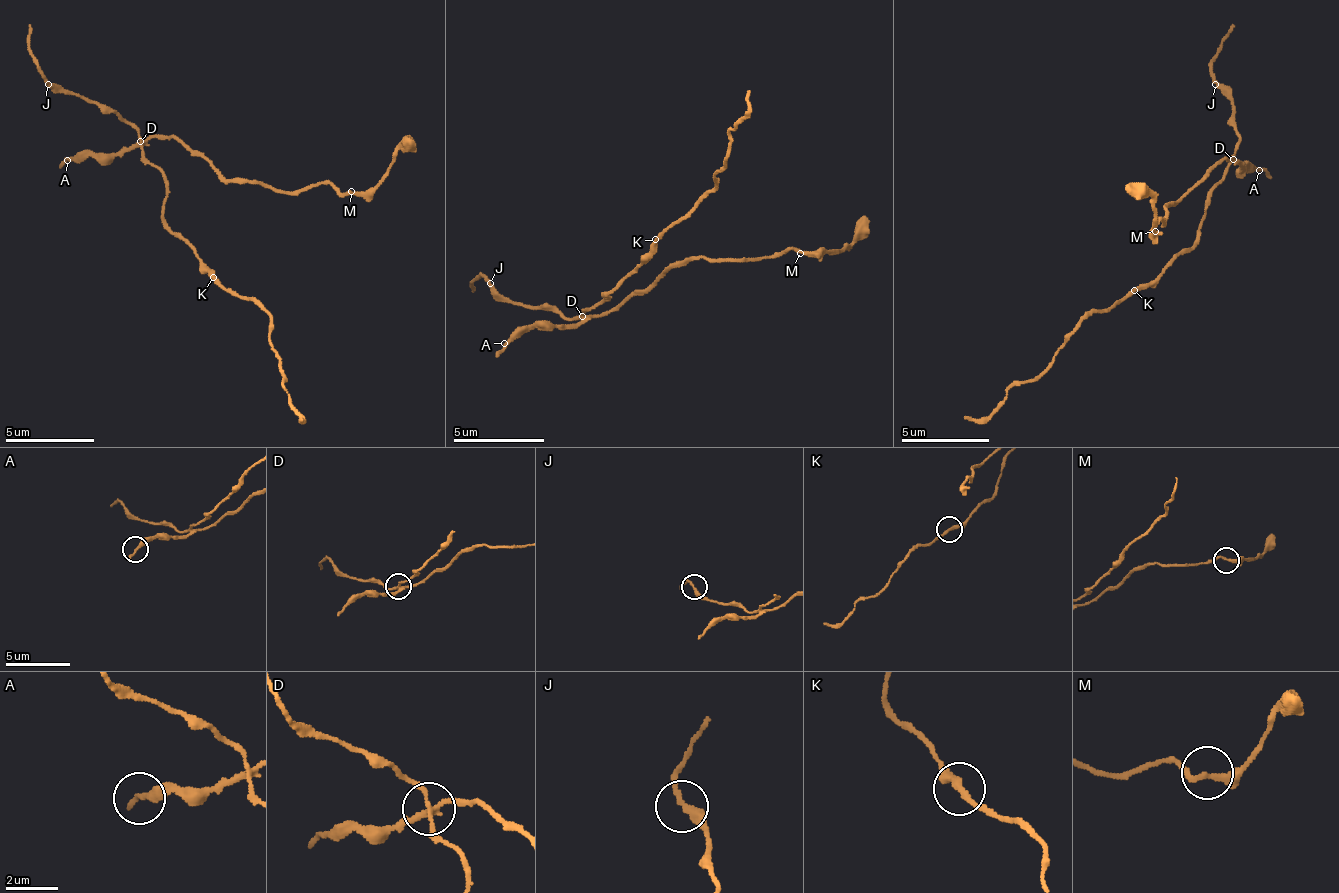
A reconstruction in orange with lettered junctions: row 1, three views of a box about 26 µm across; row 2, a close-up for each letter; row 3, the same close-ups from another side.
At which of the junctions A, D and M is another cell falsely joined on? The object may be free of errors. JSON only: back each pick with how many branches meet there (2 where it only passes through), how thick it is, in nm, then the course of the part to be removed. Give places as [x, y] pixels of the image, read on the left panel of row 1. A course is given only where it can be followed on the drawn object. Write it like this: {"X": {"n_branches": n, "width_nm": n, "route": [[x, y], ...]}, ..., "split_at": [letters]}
{"D": {"n_branches": 4, "width_nm": 200, "route": [[142, 142], [167, 186], [162, 218], [213, 277], [251, 297], [268, 318], [284, 373], [283, 391], [304, 420]]}, "split_at": ["D"]}

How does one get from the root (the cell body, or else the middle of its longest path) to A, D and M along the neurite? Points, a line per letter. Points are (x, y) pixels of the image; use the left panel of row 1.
A: (158, 172), (146, 157), (142, 142), (115, 154), (76, 153), (67, 160)
D: (158, 172), (146, 157), (142, 142)
M: (158, 172), (141, 148), (150, 138), (181, 141), (245, 184), (272, 184), (285, 193), (316, 185), (351, 191)

